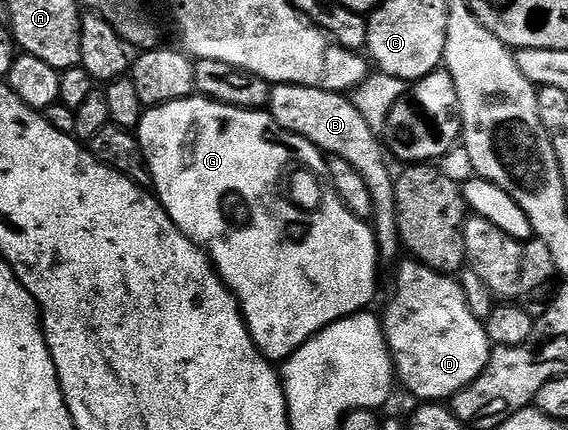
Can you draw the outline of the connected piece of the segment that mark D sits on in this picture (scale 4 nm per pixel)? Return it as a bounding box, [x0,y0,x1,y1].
[381,262,492,400]

